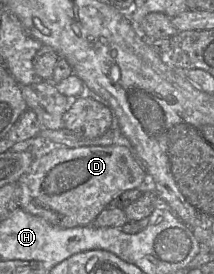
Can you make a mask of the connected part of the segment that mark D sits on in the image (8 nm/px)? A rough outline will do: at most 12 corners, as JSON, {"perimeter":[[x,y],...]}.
{"perimeter":[[121,144],[51,146],[17,184],[20,208],[92,225],[147,173]]}

